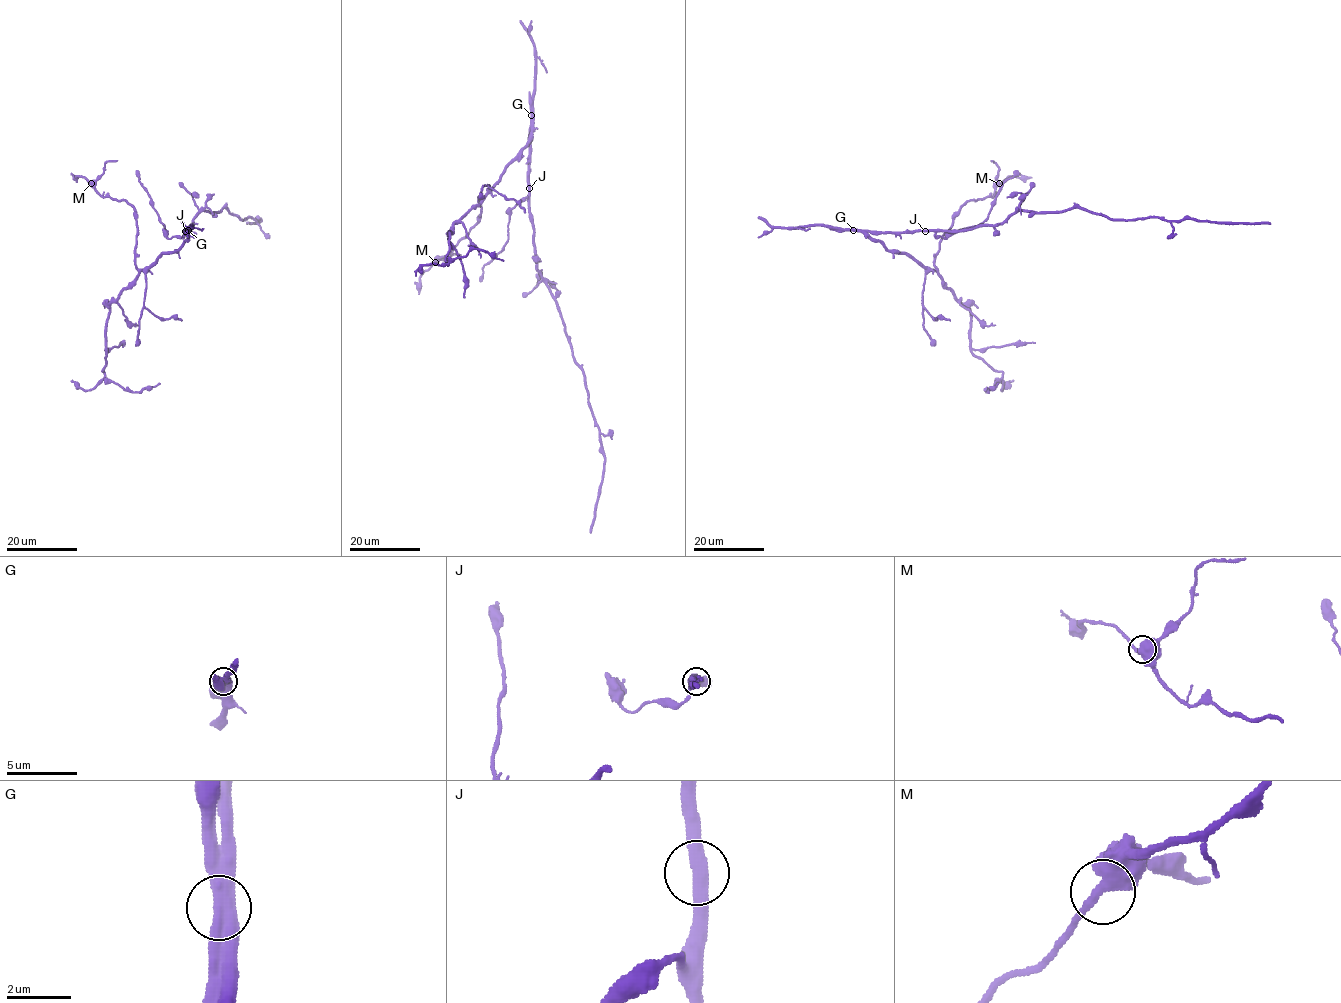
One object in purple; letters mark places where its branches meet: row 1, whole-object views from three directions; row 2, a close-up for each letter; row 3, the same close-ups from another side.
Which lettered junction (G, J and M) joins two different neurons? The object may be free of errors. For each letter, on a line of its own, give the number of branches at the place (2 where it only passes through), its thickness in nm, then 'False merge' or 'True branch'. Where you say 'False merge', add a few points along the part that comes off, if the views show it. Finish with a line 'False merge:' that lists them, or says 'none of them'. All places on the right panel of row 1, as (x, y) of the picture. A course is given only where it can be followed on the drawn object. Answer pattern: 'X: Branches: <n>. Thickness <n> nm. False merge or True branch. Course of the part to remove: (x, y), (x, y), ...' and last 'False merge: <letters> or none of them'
G: Branches: 2. Thickness 550 nm. False merge. Course of the part to remove: (853, 229), (958, 231), (998, 225), (1019, 210), (1074, 207), (1114, 220), (1270, 223)
J: Branches: 2. Thickness 380 nm. True branch
M: Branches: 2. Thickness 480 nm. True branch
False merge: G

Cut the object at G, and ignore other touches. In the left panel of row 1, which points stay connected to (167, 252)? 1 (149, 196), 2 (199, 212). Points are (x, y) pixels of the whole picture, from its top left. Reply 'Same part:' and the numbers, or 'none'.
Same part: none

